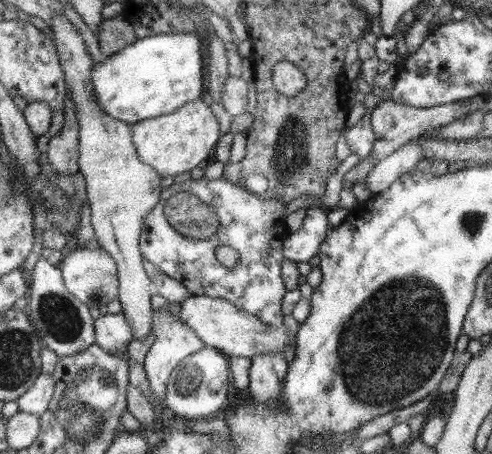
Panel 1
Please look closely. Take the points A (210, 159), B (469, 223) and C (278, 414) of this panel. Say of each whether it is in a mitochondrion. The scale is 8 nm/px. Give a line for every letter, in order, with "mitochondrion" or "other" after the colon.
A: other
B: mitochondrion
C: other

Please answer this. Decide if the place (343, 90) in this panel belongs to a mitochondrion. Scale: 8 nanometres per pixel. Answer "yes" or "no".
no

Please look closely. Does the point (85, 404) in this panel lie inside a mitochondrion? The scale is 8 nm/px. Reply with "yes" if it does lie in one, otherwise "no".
yes

